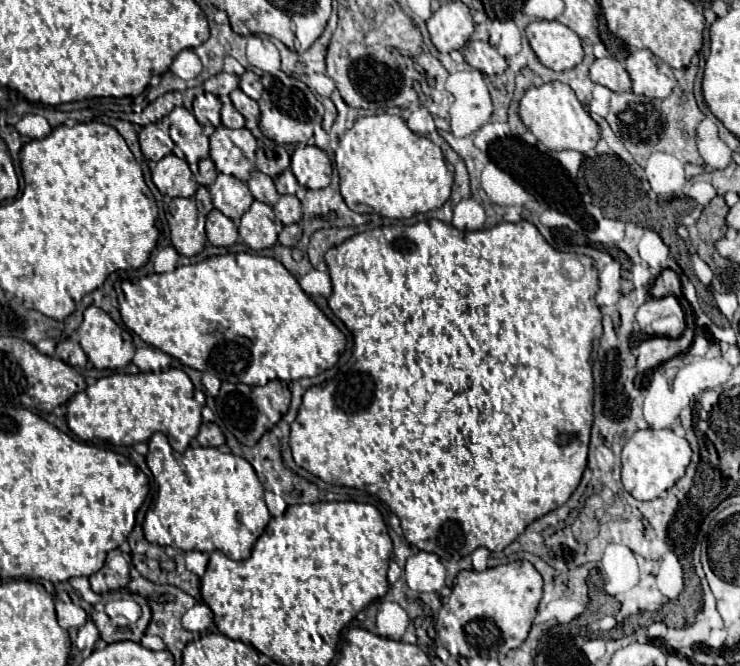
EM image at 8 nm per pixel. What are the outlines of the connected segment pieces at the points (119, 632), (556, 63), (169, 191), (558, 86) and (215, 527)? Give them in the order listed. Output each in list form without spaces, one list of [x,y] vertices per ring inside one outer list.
[[[103,594],[103,600],[101,600],[99,604],[95,604],[95,606],[93,606],[93,612],[91,612],[91,620],[97,624],[101,638],[103,638],[105,642],[119,642],[119,640],[135,640],[135,642],[139,642],[139,638],[145,634],[145,628],[147,628],[149,620],[151,620],[151,610],[149,610],[145,598],[141,598],[141,596],[137,596],[137,594],[133,596],[135,602],[141,606],[143,614],[141,614],[139,622],[129,628],[129,624],[127,624],[127,626],[121,626],[121,622],[111,620],[111,618],[105,614],[105,604],[111,600],[111,596],[113,596],[113,594]]]
[[[537,20],[527,26],[527,38],[539,60],[551,70],[569,70],[583,60],[581,38],[557,20]]]
[[[175,154],[161,158],[151,174],[159,192],[171,198],[191,198],[197,192],[197,182],[193,178],[193,172],[189,170],[189,164]]]
[[[549,82],[539,88],[529,88],[519,102],[519,116],[523,124],[535,134],[539,142],[543,142],[551,150],[579,150],[587,157],[596,156],[595,147],[601,130],[597,122],[583,110],[575,92],[563,82]]]
[[[157,432],[149,440],[147,466],[157,482],[157,502],[143,522],[145,538],[151,544],[173,546],[183,552],[221,550],[231,560],[251,556],[251,548],[271,516],[263,500],[263,484],[245,458],[203,446],[179,454]]]

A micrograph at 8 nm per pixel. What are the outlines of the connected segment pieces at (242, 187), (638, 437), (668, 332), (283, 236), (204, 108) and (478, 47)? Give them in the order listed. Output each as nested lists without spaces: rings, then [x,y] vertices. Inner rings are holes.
[[[219,174],[215,184],[209,186],[209,192],[213,198],[213,206],[225,216],[229,216],[235,224],[239,224],[241,216],[249,210],[251,202],[255,200],[245,182],[227,174]]]
[[[647,428],[647,430],[637,430],[631,440],[625,444],[621,460],[623,460],[623,486],[625,490],[635,498],[635,500],[653,500],[659,498],[661,492],[671,488],[679,478],[685,476],[685,468],[691,462],[691,448],[689,442],[682,435],[681,428],[675,432],[668,428]]]
[[[675,296],[649,298],[637,310],[637,322],[649,336],[677,338],[685,330],[685,316]]]
[[[299,224],[283,226],[283,230],[279,234],[279,242],[283,246],[295,246],[299,240],[301,240],[301,228],[299,228]]]
[[[204,93],[194,100],[192,112],[200,124],[204,120],[204,122],[219,127],[221,125],[221,107],[222,104],[218,97],[211,93]]]
[[[467,42],[463,48],[463,56],[469,66],[487,76],[497,76],[507,70],[505,58],[489,42]]]

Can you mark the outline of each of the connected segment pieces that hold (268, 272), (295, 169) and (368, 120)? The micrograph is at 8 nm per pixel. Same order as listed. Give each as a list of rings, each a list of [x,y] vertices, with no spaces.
[[[227,253],[225,256],[211,256],[205,258],[197,264],[187,264],[187,266],[179,266],[173,272],[165,272],[165,274],[149,274],[145,278],[139,278],[136,281],[122,280],[114,284],[114,289],[119,299],[119,312],[123,322],[127,324],[129,330],[133,330],[143,342],[159,348],[161,352],[177,358],[181,364],[187,364],[195,370],[201,372],[211,372],[215,374],[219,380],[227,380],[227,382],[243,382],[249,386],[257,386],[257,384],[267,384],[269,380],[299,380],[305,376],[317,376],[319,372],[329,370],[333,364],[337,364],[339,356],[345,350],[345,334],[317,308],[317,304],[301,290],[299,282],[295,280],[295,276],[275,258],[269,256],[261,256],[254,253]]]
[[[301,144],[291,156],[291,172],[303,188],[319,190],[329,184],[333,168],[325,150],[311,144]]]
[[[373,114],[359,118],[353,124],[353,128],[339,138],[335,165],[339,174],[341,196],[347,202],[347,206],[359,214],[381,214],[385,218],[411,218],[413,214],[441,208],[451,196],[453,172],[447,168],[441,150],[429,138],[411,132],[401,116]]]

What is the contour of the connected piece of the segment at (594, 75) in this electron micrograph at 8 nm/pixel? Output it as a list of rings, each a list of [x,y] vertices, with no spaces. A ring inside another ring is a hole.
[[[601,58],[595,60],[589,68],[589,76],[593,82],[607,86],[613,92],[627,92],[631,90],[631,78],[625,66],[615,58]]]

